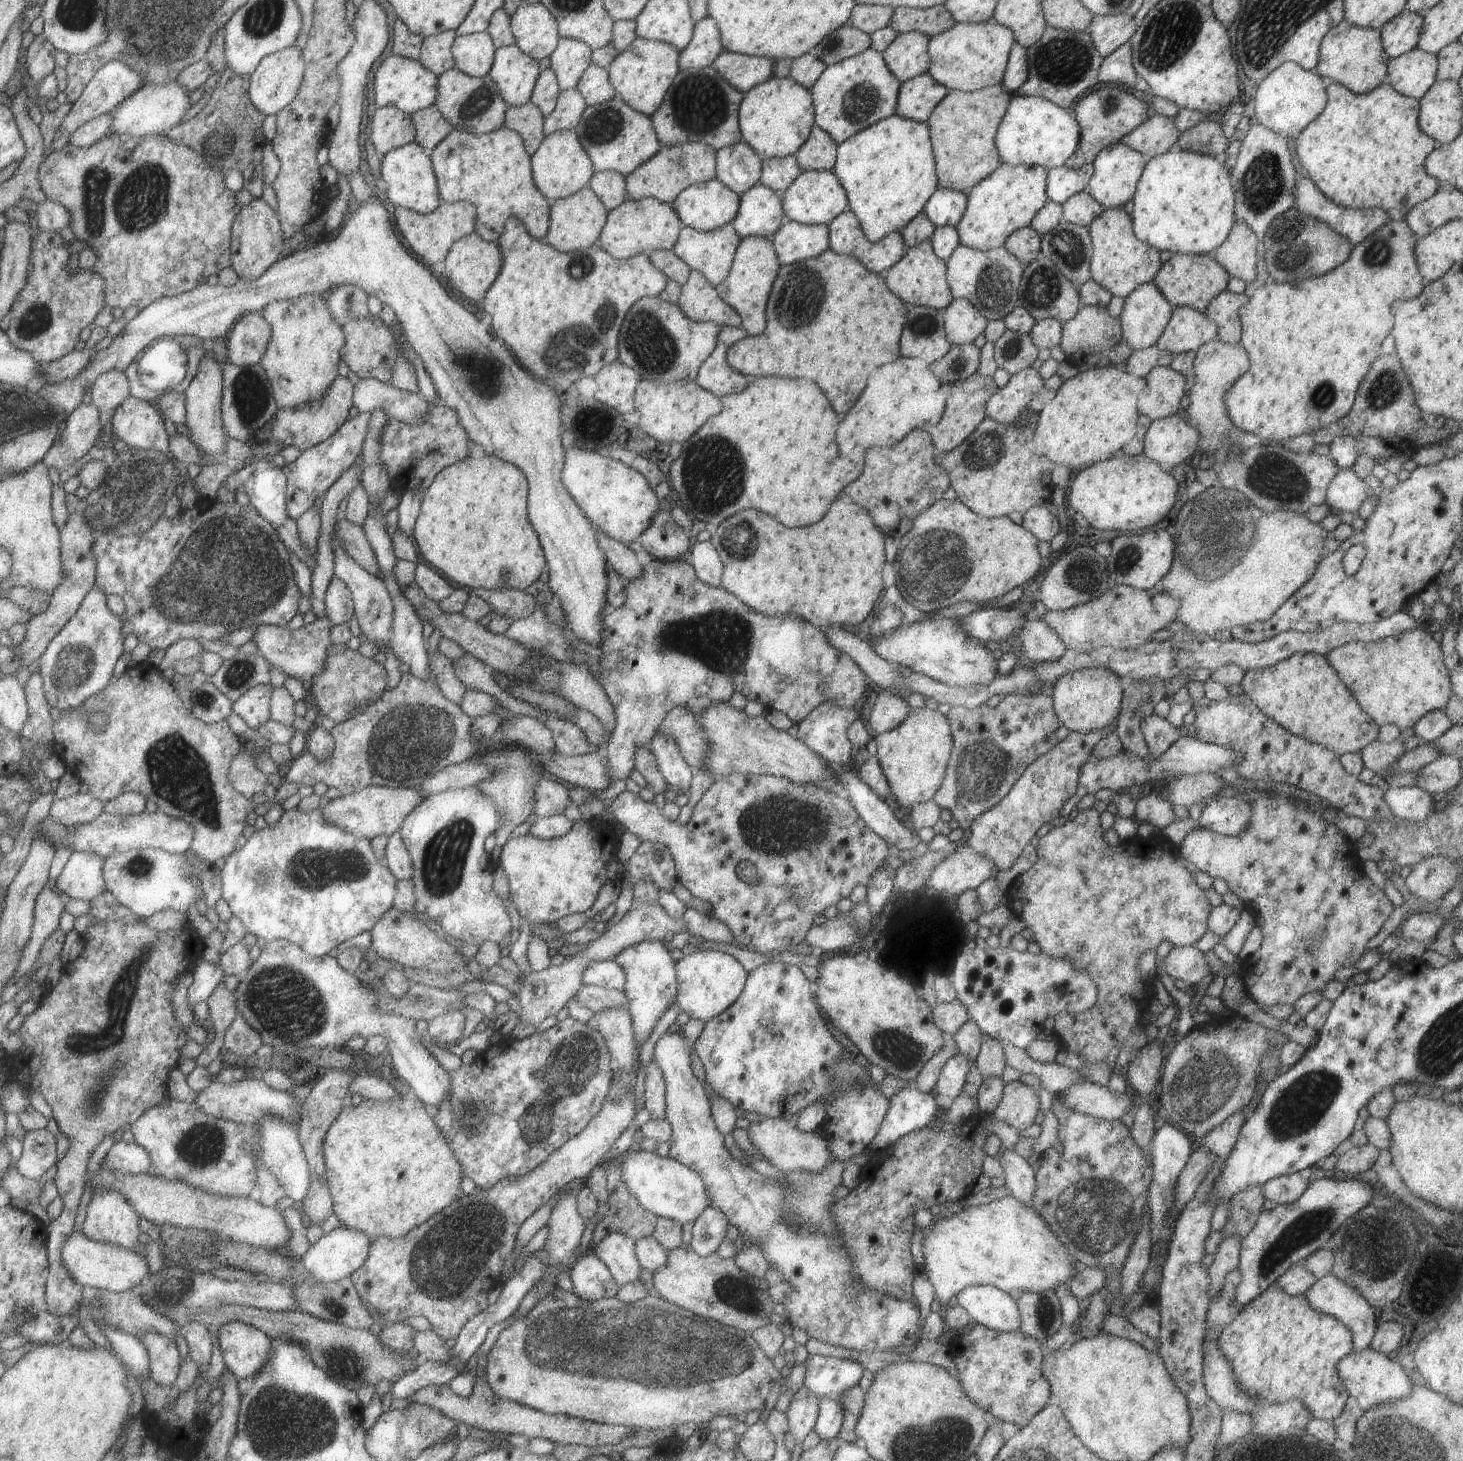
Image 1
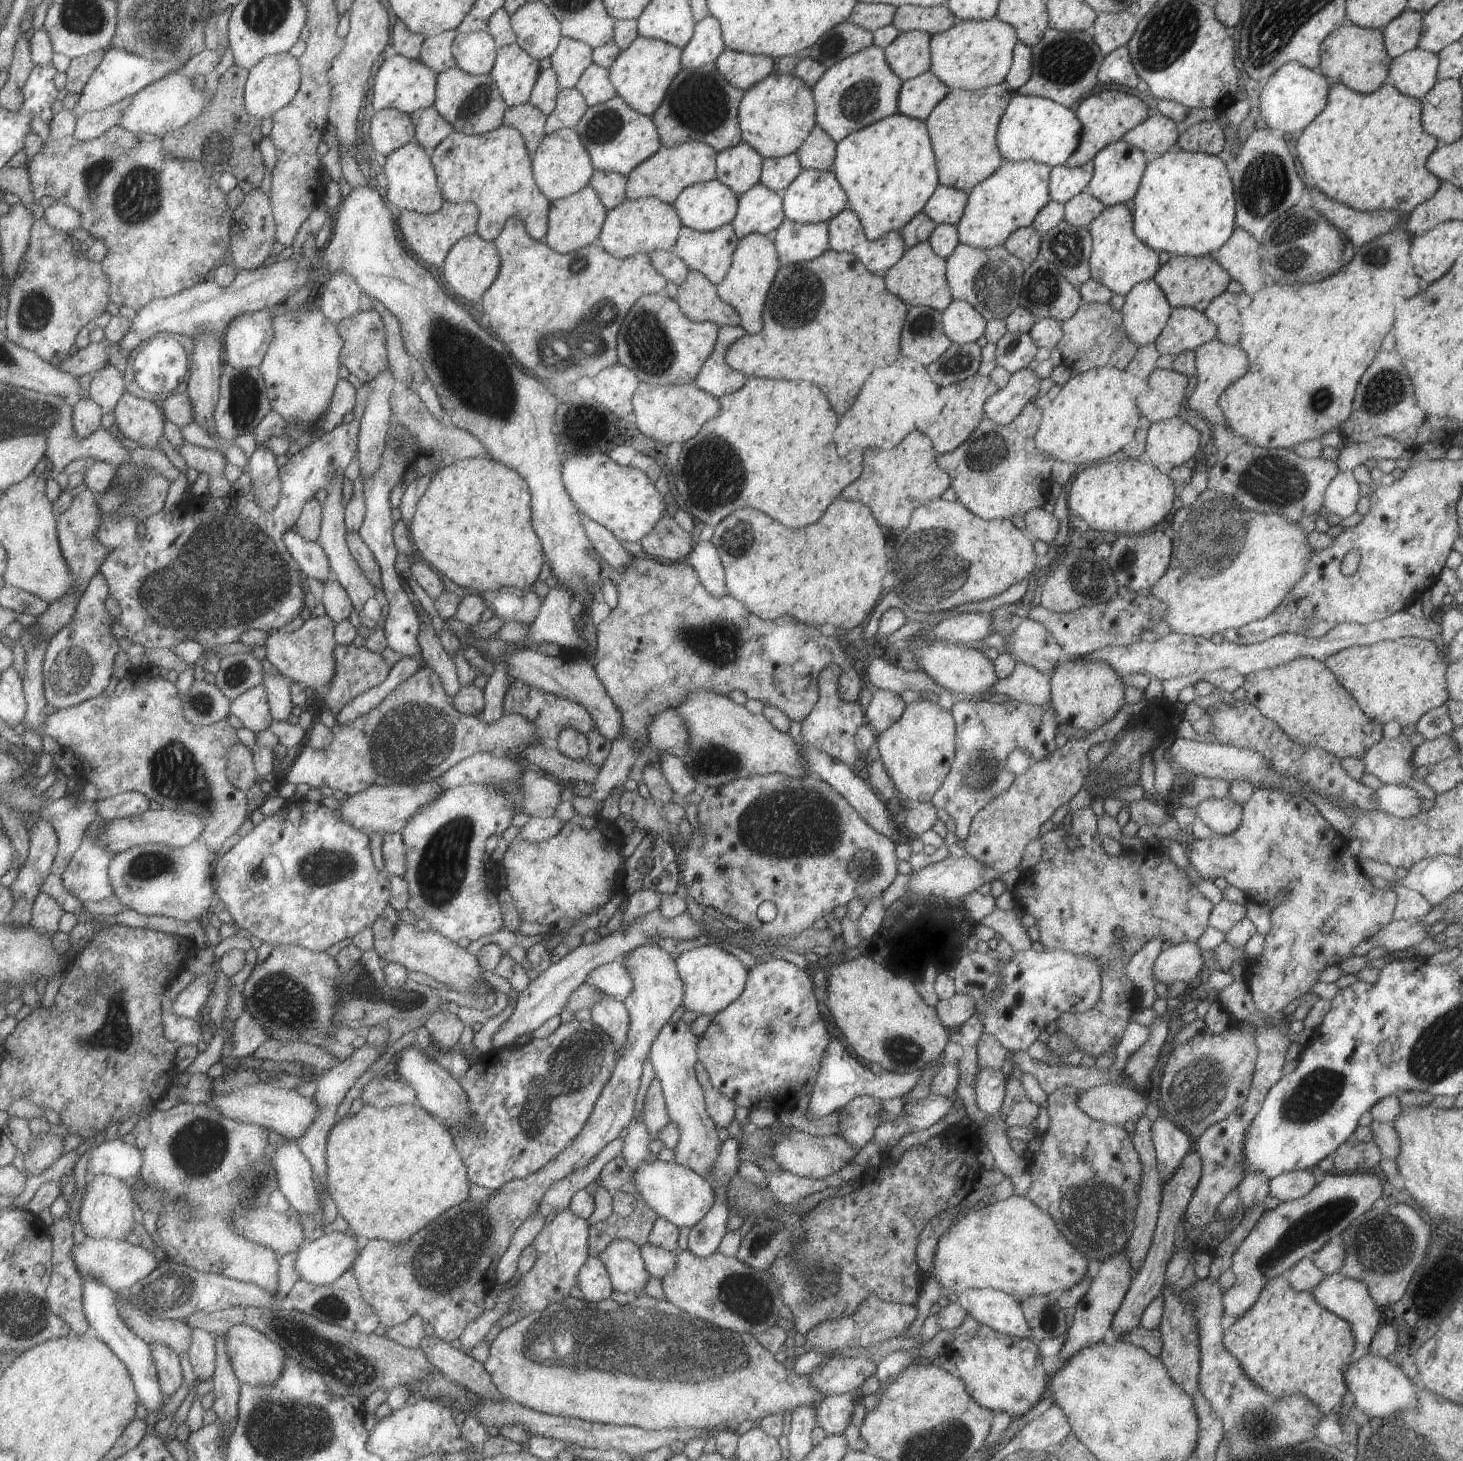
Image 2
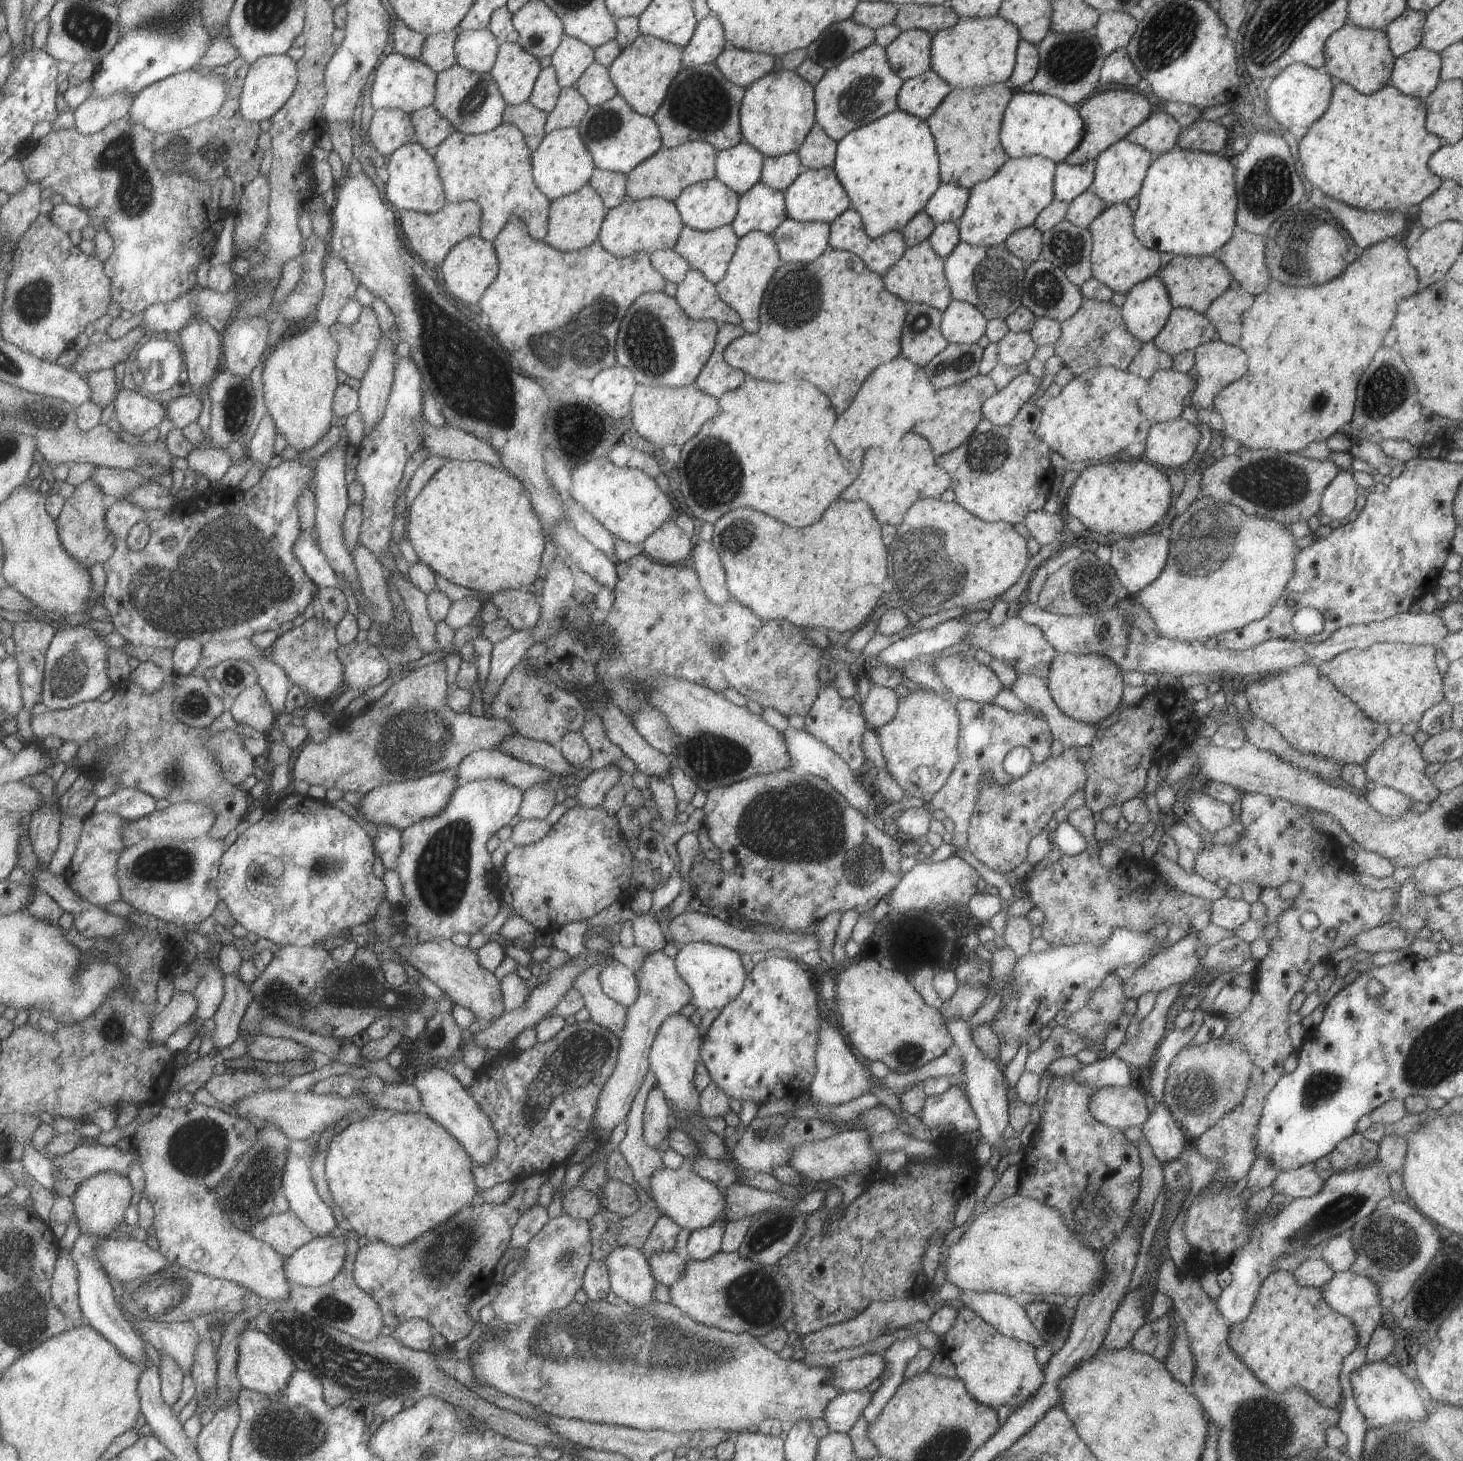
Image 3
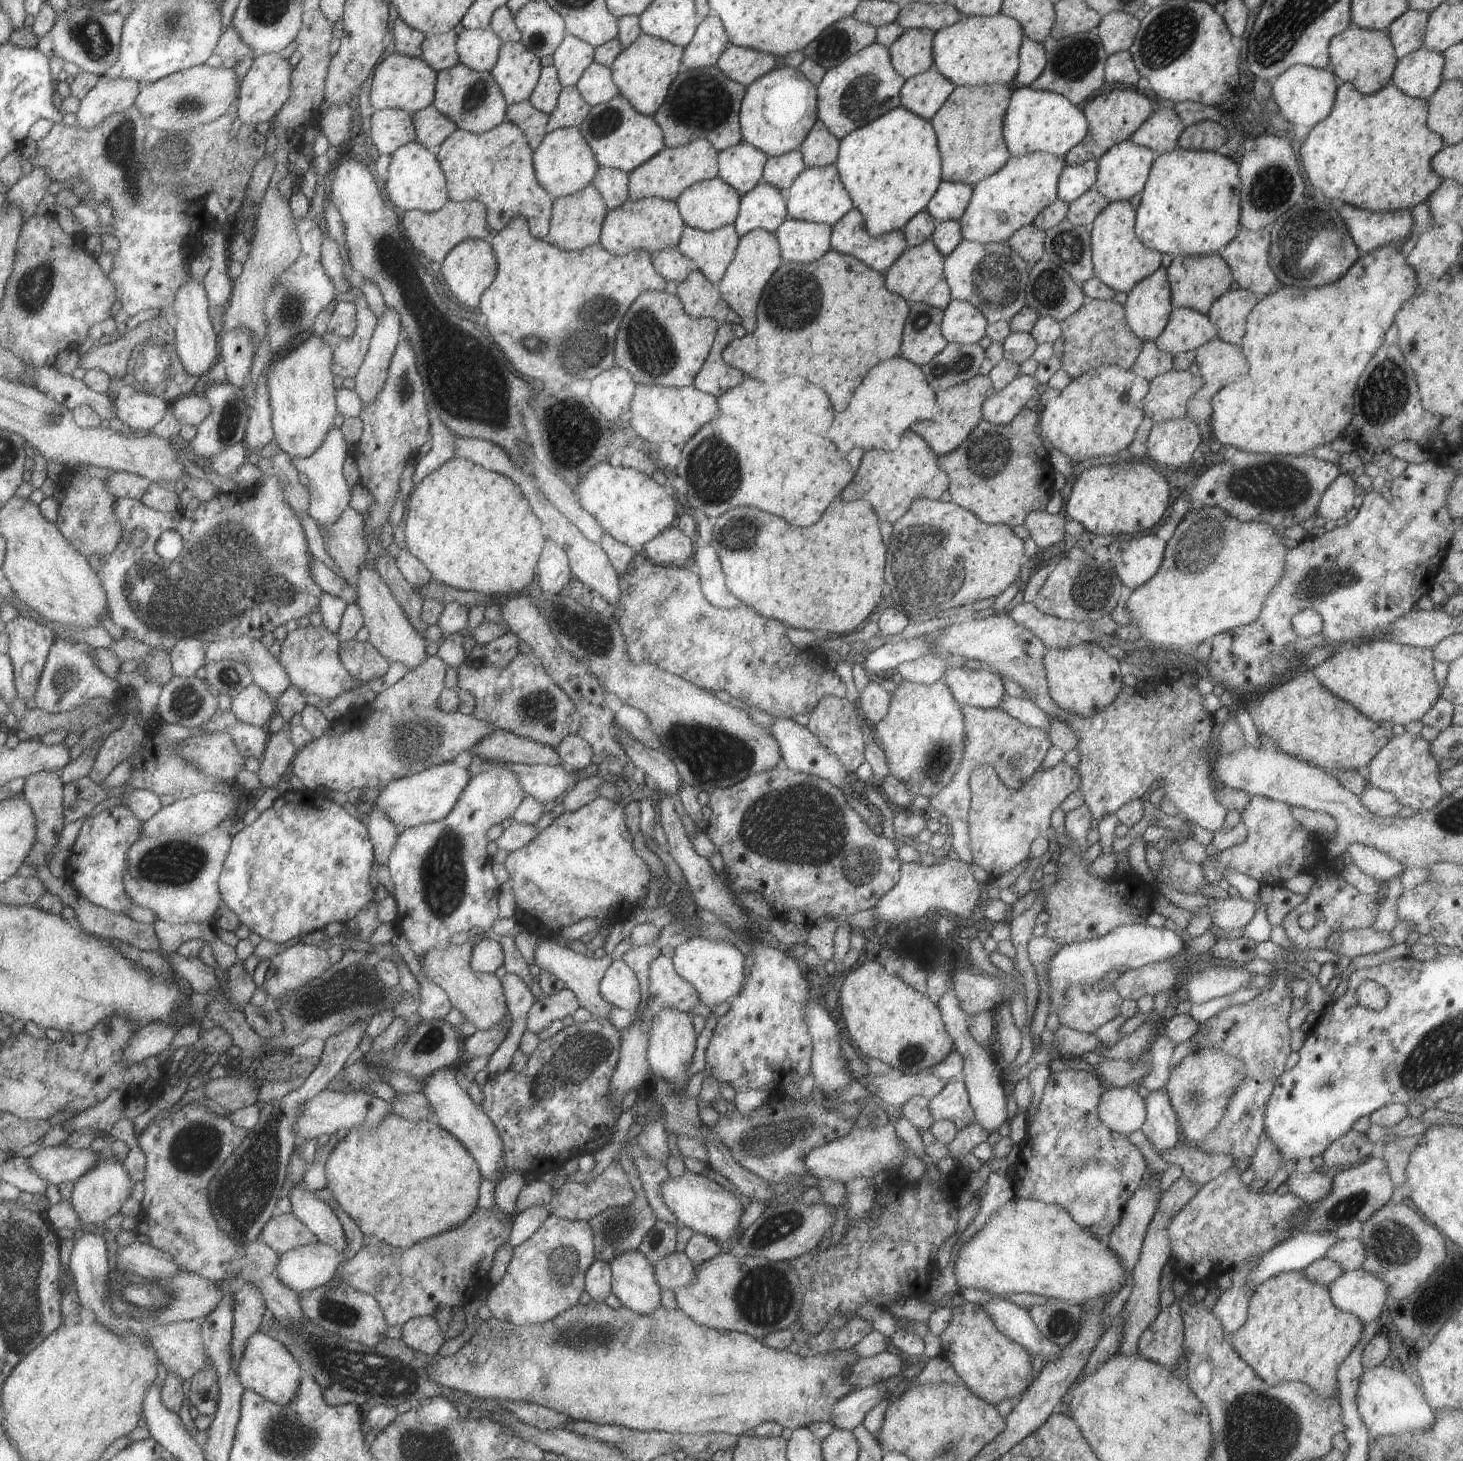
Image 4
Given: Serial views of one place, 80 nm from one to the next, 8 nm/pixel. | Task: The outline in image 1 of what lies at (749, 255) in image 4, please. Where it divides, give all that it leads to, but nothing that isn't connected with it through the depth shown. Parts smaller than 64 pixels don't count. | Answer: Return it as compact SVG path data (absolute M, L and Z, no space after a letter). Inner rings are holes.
M750 235L740 240L727 278L714 287L719 299L737 312L741 320L740 327L748 336L757 336L764 332L765 306L779 268L770 238Z

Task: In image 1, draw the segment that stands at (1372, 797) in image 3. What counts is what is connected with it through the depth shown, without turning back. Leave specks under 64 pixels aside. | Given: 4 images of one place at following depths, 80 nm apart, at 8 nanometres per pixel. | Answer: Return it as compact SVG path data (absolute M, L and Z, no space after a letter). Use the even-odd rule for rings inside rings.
M1391 788L1383 793L1383 802L1394 817L1402 820L1423 822L1434 810L1434 796L1421 788Z

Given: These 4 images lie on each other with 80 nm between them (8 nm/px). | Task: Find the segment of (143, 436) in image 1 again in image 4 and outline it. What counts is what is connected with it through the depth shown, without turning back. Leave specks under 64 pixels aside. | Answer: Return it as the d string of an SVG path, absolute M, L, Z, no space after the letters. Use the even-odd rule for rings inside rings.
M122 384L114 400L114 412L123 425L134 430L151 429L165 414L163 399L143 394L136 387Z

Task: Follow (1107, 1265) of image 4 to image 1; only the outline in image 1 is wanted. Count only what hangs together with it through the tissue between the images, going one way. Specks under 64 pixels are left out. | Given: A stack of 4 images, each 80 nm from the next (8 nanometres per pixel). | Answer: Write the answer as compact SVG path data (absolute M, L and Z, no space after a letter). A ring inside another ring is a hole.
M1008 1196L993 1200L989 1204L967 1206L959 1212L931 1221L929 1231L923 1229L921 1240L923 1265L921 1270L934 1289L934 1299L945 1306L952 1296L956 1296L967 1286L991 1285L1007 1294L1022 1292L1045 1292L1055 1290L1059 1284L1068 1284L1073 1278L1073 1270L1079 1264L1067 1252L1067 1248L1057 1240L1047 1222L1039 1216L1032 1206L1025 1206L1014 1197Z

